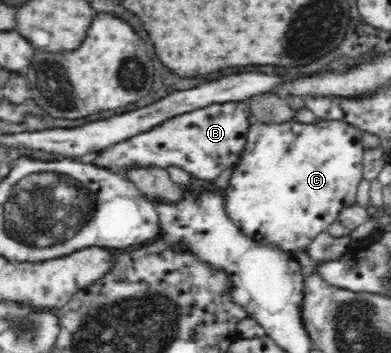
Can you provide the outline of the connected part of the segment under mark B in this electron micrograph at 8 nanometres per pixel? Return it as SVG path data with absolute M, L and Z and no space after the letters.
M213 103L209 107L194 109L98 149L93 165L123 177L135 169L178 167L197 179L211 181L241 163L249 127L248 115L248 106L241 103Z

